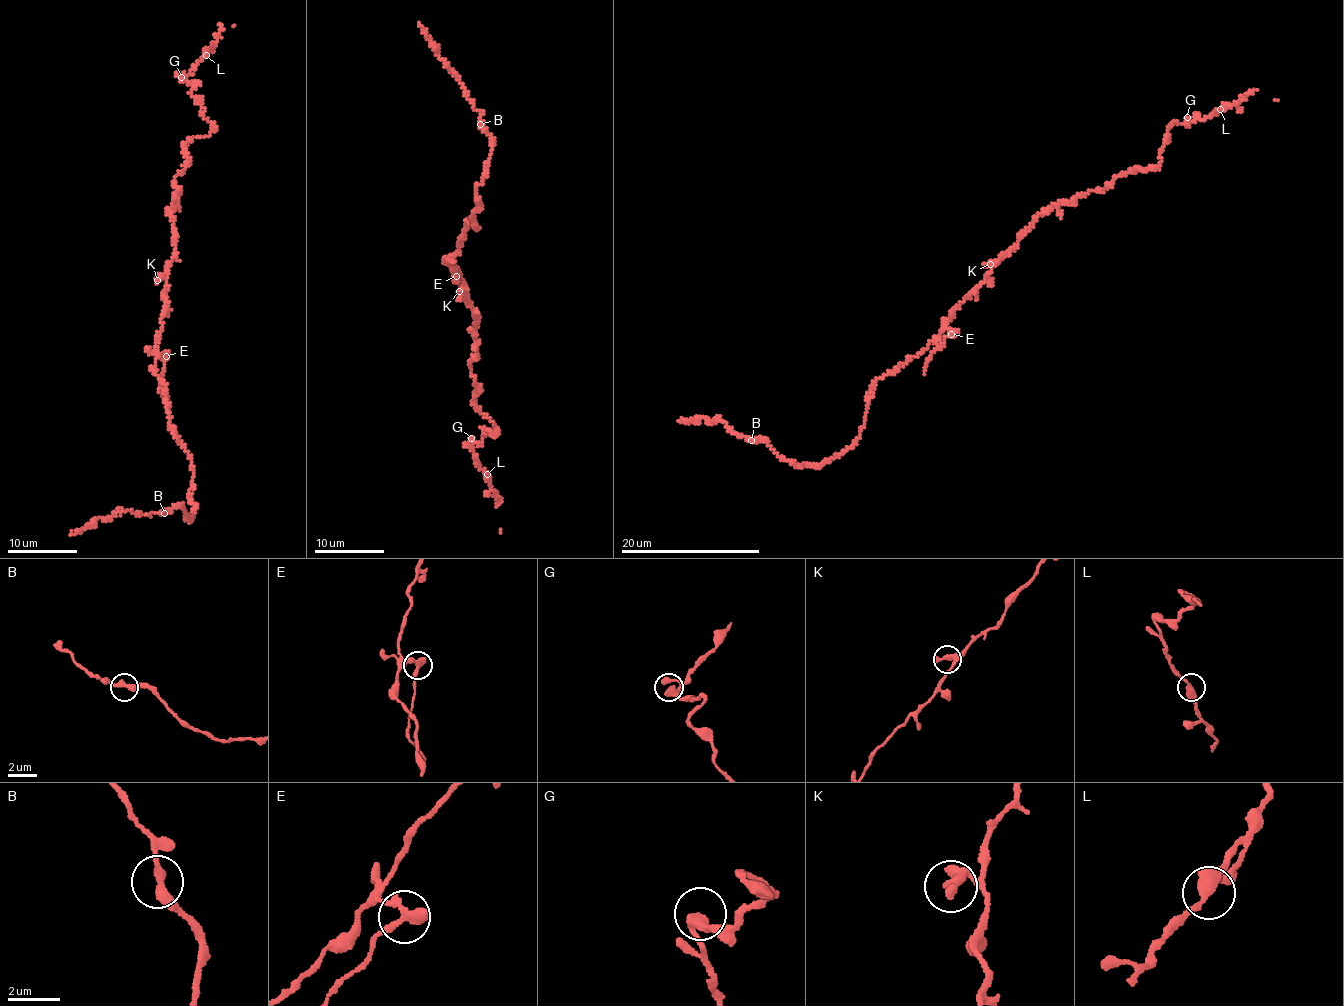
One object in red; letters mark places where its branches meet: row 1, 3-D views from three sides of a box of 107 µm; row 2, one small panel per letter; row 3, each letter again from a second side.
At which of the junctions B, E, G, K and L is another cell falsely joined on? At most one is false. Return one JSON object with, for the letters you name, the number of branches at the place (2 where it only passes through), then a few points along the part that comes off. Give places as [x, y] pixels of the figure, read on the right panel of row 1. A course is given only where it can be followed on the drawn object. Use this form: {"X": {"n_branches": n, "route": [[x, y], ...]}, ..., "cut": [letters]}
{"E": {"n_branches": 2, "route": [[952, 334], [943, 341], [923, 374]]}, "cut": ["E"]}

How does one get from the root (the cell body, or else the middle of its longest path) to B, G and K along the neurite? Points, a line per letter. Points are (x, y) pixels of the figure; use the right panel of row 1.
B: (970, 293), (928, 346), (874, 382), (859, 437), (839, 455), (801, 466), (780, 459), (764, 440), (751, 440)
G: (970, 293), (1040, 214), (1103, 191), (1123, 173), (1155, 169), (1168, 128), (1185, 124), (1187, 117)
K: (970, 293), (984, 281), (994, 266), (990, 264)

